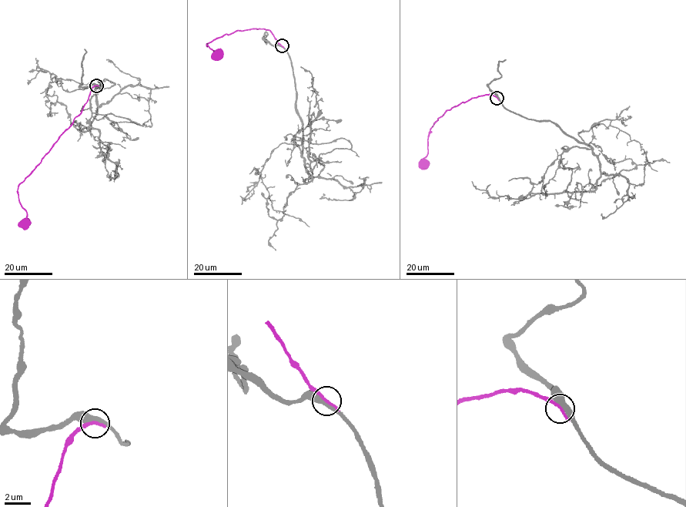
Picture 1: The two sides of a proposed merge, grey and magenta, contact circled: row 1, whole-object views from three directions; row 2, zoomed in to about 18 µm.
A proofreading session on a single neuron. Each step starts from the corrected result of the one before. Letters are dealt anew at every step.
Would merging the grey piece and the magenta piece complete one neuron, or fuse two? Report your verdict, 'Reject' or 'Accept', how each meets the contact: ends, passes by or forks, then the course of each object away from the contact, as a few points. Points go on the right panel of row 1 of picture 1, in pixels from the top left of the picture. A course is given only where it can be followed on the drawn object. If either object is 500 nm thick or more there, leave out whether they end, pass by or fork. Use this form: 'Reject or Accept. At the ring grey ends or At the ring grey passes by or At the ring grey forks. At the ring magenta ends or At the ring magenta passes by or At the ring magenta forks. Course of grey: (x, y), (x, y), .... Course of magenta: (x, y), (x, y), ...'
Accept. At the ring grey passes by. At the ring magenta ends. Course of grey: (497, 98), (506, 109), (548, 120), (590, 148), (600, 178), (593, 191), (515, 199), (491, 197), (472, 181). Course of magenta: (496, 98), (490, 94), (478, 96), (446, 110), (430, 129), (427, 154), (423, 162)

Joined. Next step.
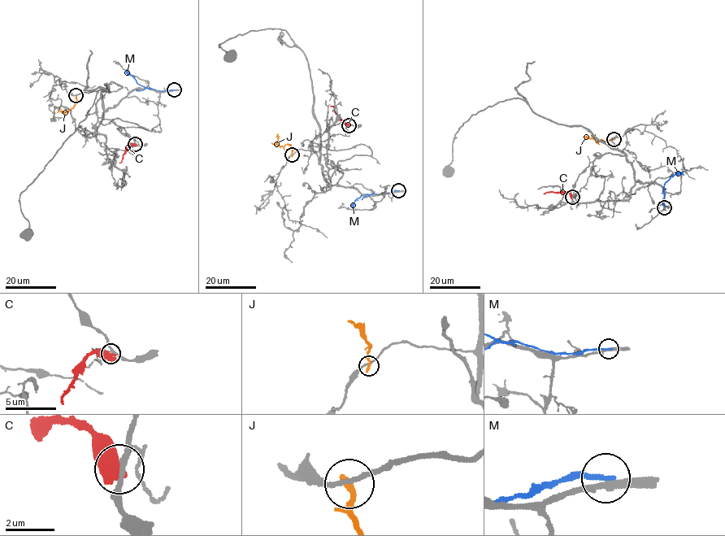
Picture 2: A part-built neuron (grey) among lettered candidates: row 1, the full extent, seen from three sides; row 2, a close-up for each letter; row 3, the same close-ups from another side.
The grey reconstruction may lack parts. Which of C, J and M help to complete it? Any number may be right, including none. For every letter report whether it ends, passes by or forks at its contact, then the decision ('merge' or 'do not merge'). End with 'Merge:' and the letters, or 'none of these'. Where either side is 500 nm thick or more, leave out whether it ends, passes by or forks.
C: do not merge
J: it ends | do not merge
M: it ends | do not merge
Merge: none of these

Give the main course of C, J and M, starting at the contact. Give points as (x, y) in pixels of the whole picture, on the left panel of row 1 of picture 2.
C: (135, 144), (130, 145), (119, 163)
J: (76, 95), (77, 101), (72, 108), (64, 112)
M: (174, 89), (145, 89), (128, 74), (128, 71)

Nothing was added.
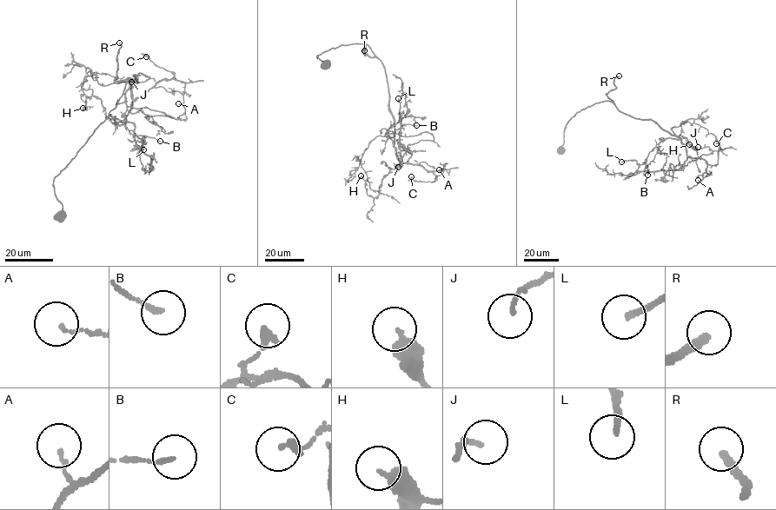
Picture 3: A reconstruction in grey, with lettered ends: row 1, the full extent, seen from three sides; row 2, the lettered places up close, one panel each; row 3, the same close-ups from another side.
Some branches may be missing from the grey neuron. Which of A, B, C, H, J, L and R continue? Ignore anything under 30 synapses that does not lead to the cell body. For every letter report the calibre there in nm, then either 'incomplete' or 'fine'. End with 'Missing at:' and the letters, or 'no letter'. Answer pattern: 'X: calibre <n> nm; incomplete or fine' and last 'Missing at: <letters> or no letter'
A: calibre 100 nm; fine
B: calibre 140 nm; fine
C: calibre 240 nm; fine
H: calibre 440 nm; fine
J: calibre 130 nm; fine
L: calibre 200 nm; fine
R: calibre 280 nm; incomplete
Missing at: R

